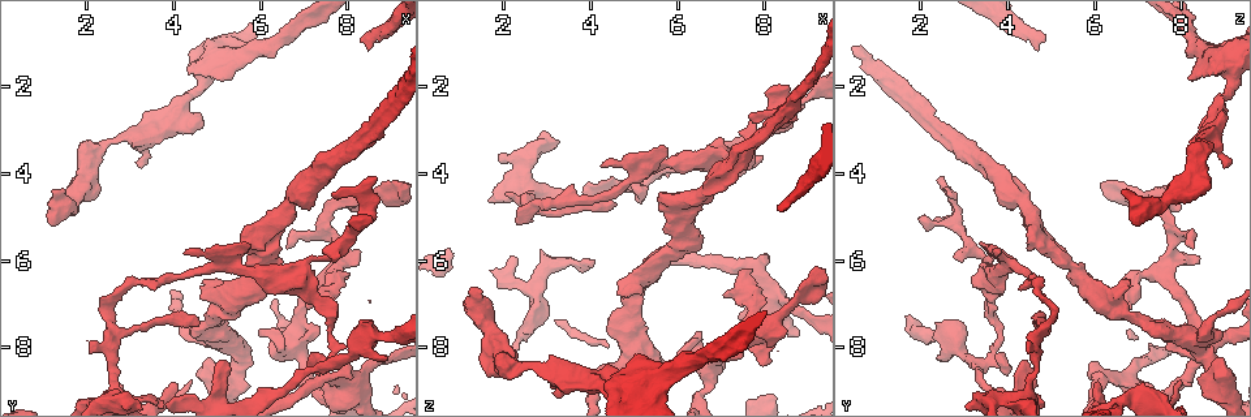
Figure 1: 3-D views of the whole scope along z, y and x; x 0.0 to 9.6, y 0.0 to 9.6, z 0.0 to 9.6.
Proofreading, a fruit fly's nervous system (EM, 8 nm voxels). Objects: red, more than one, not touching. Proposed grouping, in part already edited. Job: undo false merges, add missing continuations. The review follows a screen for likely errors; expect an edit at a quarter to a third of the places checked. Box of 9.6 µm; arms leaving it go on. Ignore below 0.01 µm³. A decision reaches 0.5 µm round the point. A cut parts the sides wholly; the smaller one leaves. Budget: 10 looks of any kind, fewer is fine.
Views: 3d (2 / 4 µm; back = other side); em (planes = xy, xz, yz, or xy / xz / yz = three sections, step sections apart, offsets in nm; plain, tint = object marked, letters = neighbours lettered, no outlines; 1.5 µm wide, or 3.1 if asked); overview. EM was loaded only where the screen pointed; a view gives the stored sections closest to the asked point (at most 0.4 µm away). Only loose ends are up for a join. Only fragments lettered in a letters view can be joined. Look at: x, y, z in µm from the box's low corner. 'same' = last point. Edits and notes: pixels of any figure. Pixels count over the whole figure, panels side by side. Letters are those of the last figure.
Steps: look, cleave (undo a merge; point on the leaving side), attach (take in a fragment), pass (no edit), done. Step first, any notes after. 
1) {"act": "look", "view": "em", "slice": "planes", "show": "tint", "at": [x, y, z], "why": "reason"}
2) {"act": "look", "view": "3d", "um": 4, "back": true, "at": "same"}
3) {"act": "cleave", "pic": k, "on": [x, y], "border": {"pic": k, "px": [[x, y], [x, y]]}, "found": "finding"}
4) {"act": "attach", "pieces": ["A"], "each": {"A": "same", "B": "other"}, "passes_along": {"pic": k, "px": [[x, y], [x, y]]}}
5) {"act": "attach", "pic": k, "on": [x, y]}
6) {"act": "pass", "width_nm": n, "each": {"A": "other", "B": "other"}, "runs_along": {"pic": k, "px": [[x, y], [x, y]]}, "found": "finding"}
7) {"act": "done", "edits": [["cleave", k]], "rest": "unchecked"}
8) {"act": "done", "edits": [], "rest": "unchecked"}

{"act": "look", "view": "em", "slice": "planes", "show": "letters", "at": [4.60, 8.60, 9.10], "why": "thick end"}

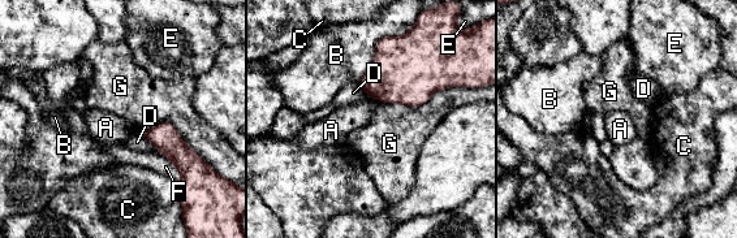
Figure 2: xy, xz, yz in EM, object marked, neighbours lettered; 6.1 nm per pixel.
{"act": "pass", "each": {"A": "other", "B": "other", "C": "other", "D": "other", "E": "other", "F": "other", "G": "other"}, "border": {"pic": 2, "px": [[461, 86], [418, 105], [366, 94]]}, "found": "no lettered fragment goes on from it"}

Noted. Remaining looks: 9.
{"act": "look", "view": "3d", "um": 2, "at": [1.30, 4.35, 6.65]}

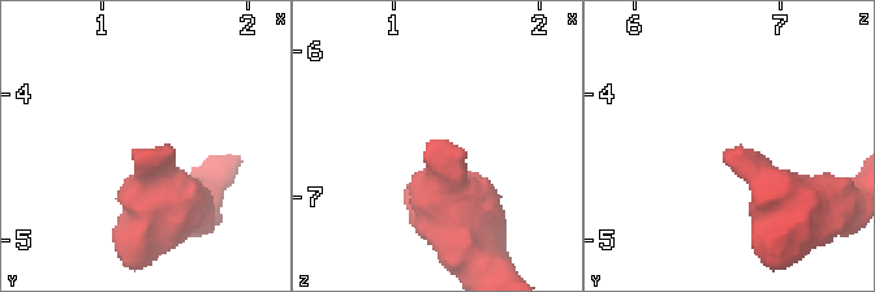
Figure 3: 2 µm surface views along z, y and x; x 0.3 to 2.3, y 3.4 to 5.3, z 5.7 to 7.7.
{"act": "look", "view": "em", "slice": "planes", "show": "tint", "at": [1.34, 4.40, 6.60], "why": "need the tissue"}

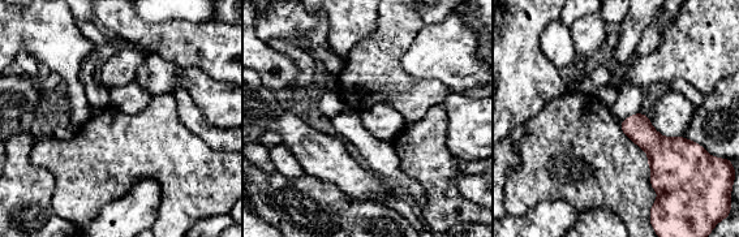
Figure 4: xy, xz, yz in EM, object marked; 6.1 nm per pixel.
{"act": "look", "view": "em", "slice": "planes", "show": "letters", "at": "same"}

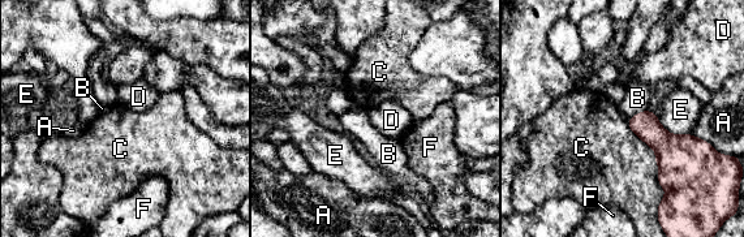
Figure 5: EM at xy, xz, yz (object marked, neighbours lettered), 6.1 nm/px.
{"act": "pass", "each": {"A": "other", "B": "other", "C": "other", "D": "other", "E": "other", "F": "other"}, "border": {"pic": 5, "px": [[627, 121], [653, 149], [662, 199]]}, "found": "none of them fits"}

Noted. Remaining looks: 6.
{"act": "look", "view": "3d", "um": 4, "at": [7.65, 4.45, 2.70], "why": "branch stops here"}

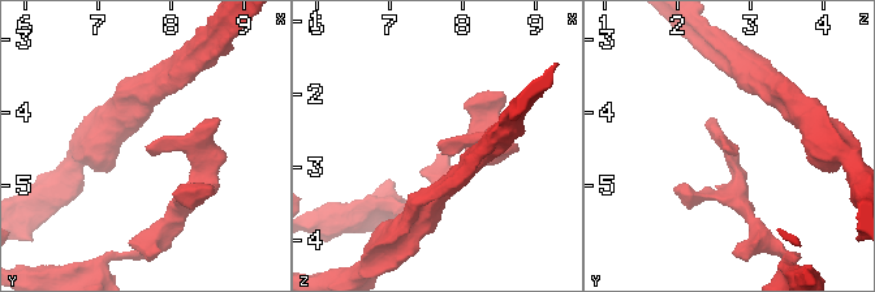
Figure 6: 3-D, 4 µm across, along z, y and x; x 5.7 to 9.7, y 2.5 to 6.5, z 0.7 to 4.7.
{"act": "look", "view": "em", "slice": "planes", "show": "letters", "at": [7.65, 4.45, 2.65]}

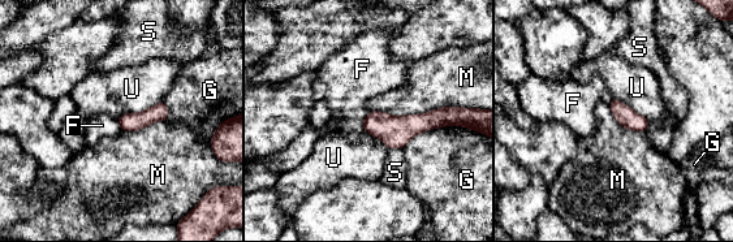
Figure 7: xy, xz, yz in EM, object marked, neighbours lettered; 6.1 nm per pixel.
{"act": "pass", "each": {"F": "other", "G": "other", "M": "other", "S": "other", "U": "other"}, "border": {"pic": 7, "px": [[367, 113], [362, 129]]}, "found": "none of them fits"}

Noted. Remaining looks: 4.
{"act": "look", "view": "3d", "um": 4, "at": [8.30, 0.90, 4.85]}

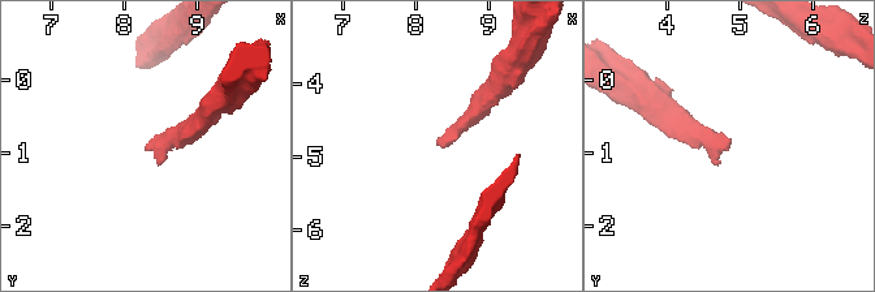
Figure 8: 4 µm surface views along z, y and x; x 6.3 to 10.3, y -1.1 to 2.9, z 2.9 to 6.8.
{"act": "look", "view": "em", "slice": "planes", "show": "letters", "at": [8.25, 0.90, 4.80]}

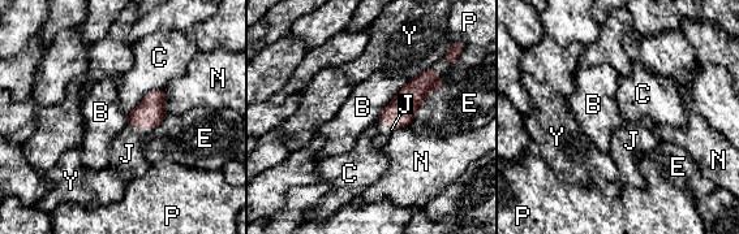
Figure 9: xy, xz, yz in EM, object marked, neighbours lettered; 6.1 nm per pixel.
{"act": "attach", "pieces": ["J"], "each": {"B": "other", "C": "other", "E": "other", "J": "same", "N": "other", "P": "other", "Y": "other"}, "passes_along": {"pic": 9, "px": [[149, 115], [141, 128], [127, 154]]}, "found": "it goes on there"}

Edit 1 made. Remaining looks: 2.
{"act": "done", "edits": [["attach", 9]], "rest": "unchecked"}

